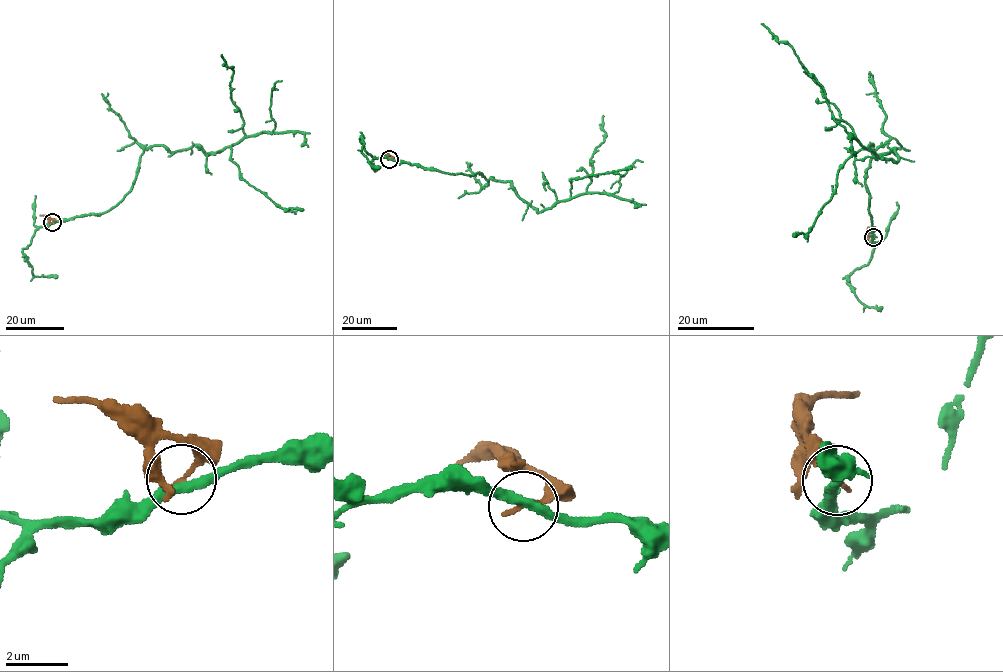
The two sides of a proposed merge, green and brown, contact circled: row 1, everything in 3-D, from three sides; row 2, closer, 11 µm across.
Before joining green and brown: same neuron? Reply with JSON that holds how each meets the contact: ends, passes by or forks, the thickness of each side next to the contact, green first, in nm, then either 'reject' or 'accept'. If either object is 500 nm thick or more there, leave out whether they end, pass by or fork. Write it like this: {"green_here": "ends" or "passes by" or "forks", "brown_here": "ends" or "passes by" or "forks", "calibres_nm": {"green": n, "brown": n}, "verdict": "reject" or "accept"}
{"green_here": "passes by", "brown_here": "ends", "calibres_nm": {"green": 300, "brown": 170}, "verdict": "reject"}

